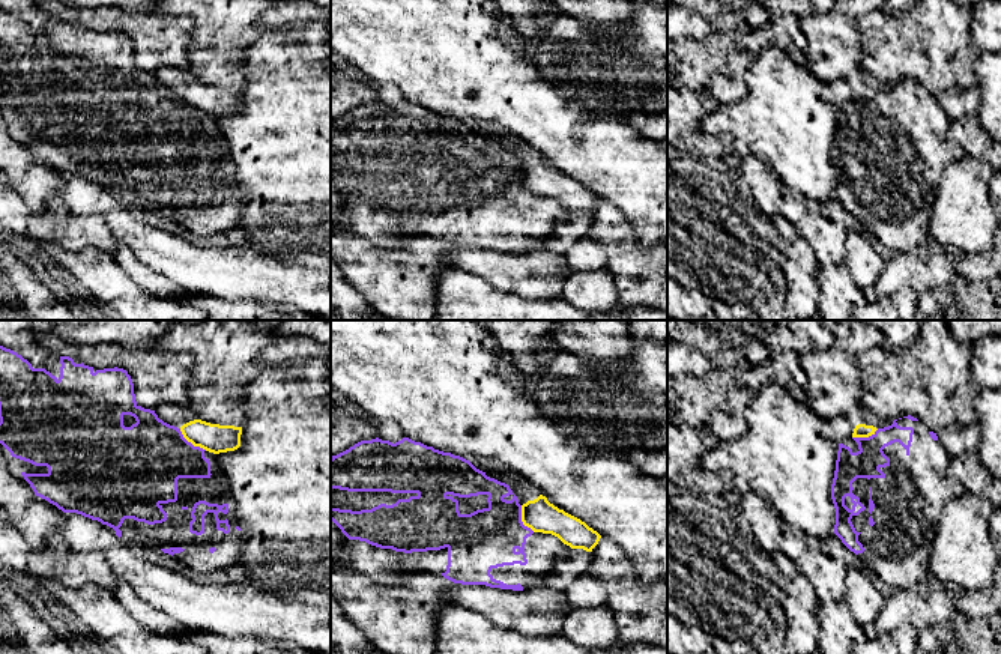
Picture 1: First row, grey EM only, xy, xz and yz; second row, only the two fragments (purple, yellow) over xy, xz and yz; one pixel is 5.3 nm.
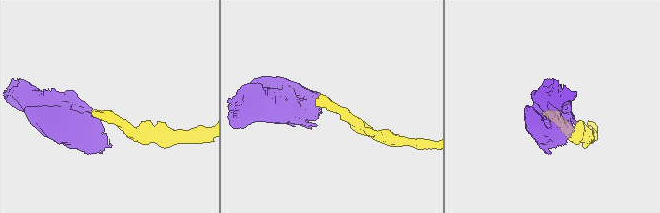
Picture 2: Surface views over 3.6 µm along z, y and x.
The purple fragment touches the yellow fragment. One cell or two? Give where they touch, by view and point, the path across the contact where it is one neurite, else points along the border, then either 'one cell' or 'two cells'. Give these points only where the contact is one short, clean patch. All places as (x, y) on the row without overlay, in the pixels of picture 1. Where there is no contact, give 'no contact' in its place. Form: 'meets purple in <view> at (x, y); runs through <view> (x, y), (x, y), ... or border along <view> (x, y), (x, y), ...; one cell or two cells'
meets purple in xy at (190, 105); border along xy (179, 92), (188, 104), (206, 113); two cells

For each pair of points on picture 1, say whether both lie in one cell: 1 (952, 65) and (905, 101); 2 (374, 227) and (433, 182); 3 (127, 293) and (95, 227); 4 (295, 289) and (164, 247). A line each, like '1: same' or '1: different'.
1: different
2: same
3: different
4: same

